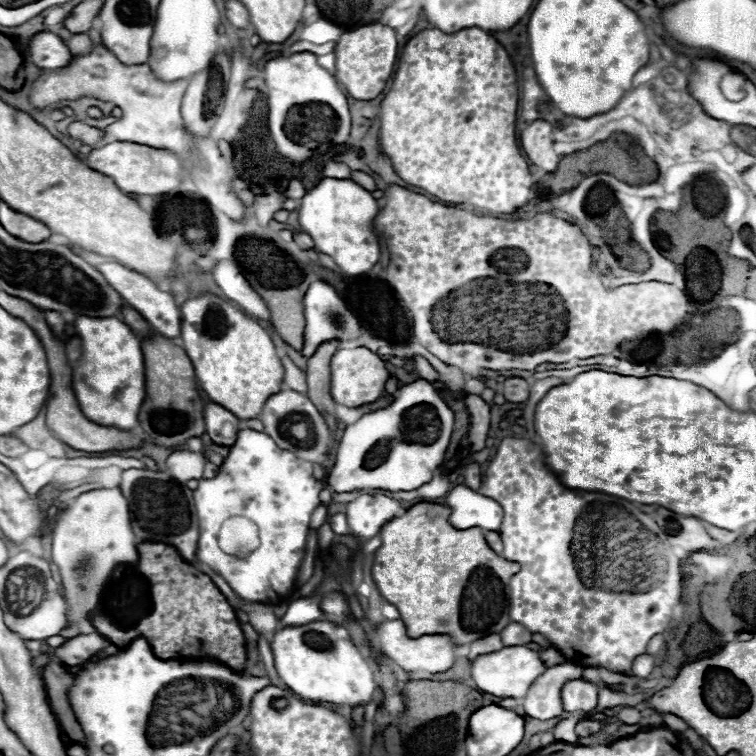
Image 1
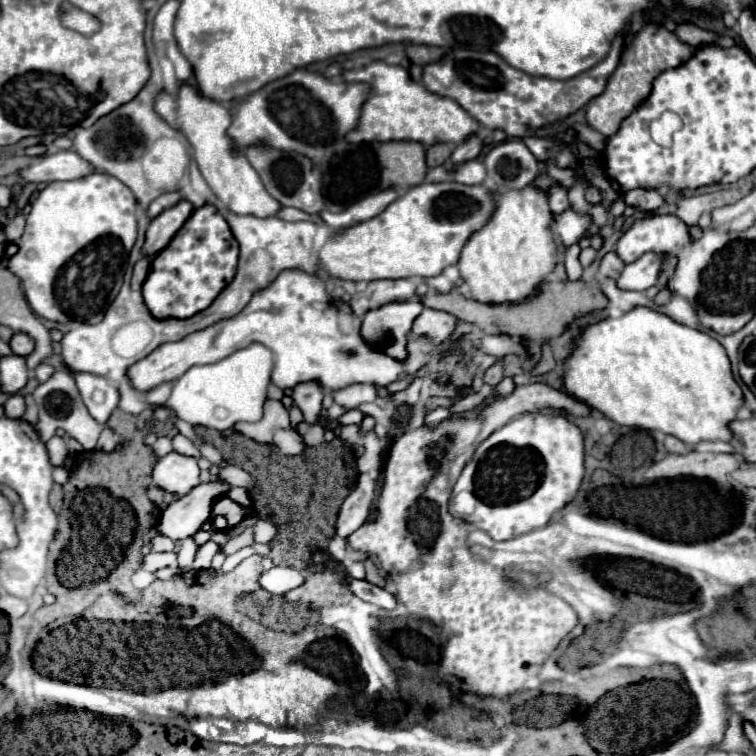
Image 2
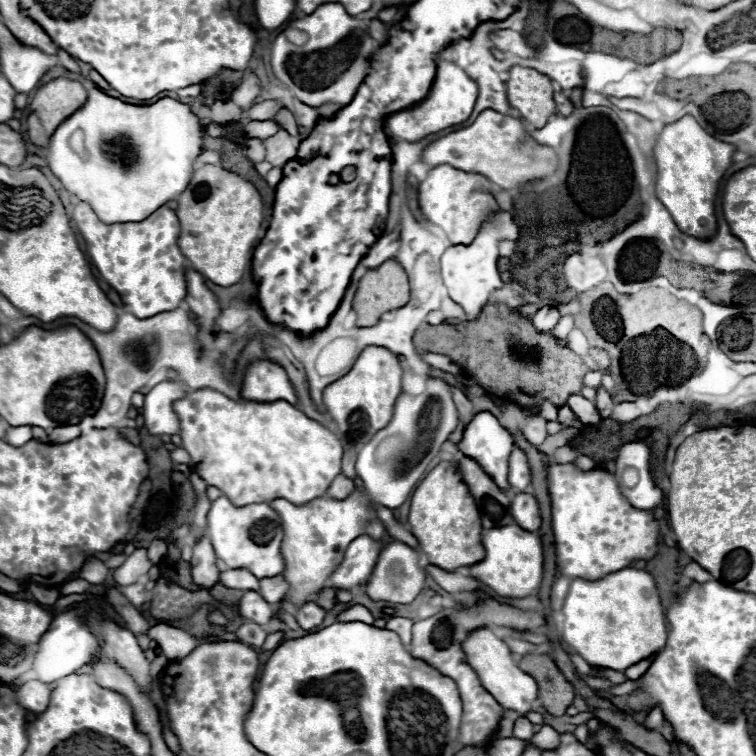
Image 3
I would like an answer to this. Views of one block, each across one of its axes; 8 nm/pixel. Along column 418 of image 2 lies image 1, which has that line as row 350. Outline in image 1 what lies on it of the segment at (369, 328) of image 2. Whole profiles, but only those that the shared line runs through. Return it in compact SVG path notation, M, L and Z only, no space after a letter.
M314 282L304 296L306 312L306 348L302 356L312 356L314 348L322 340L348 340L360 324L352 312L348 312L344 300L326 282Z

